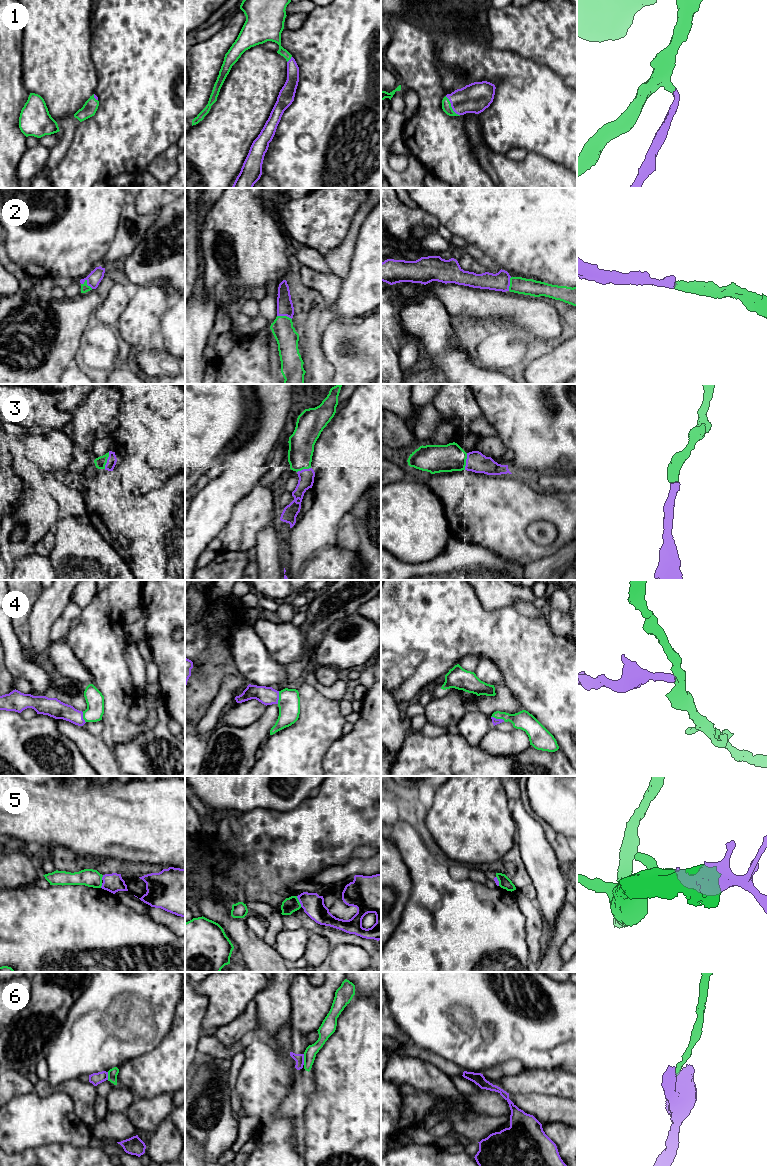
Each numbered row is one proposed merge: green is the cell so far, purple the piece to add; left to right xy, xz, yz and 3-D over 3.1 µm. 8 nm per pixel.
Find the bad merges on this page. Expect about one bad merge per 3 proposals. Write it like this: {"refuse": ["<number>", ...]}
{"refuse": ["5", "6"]}

